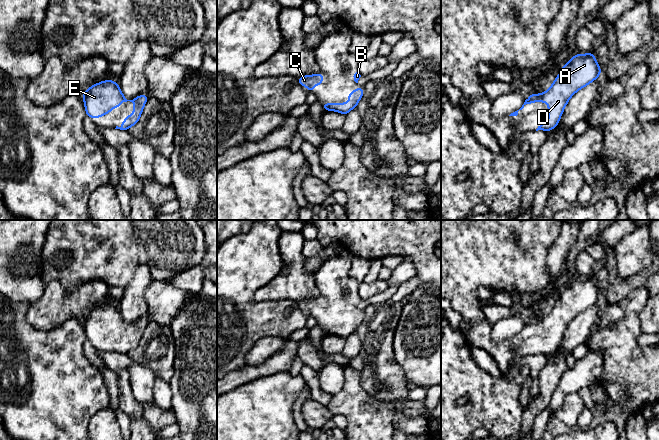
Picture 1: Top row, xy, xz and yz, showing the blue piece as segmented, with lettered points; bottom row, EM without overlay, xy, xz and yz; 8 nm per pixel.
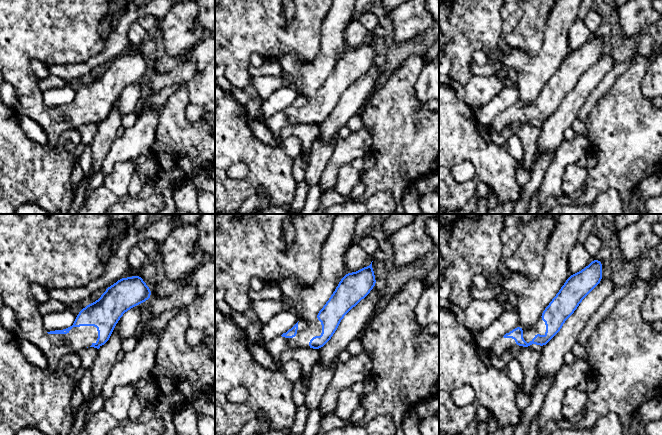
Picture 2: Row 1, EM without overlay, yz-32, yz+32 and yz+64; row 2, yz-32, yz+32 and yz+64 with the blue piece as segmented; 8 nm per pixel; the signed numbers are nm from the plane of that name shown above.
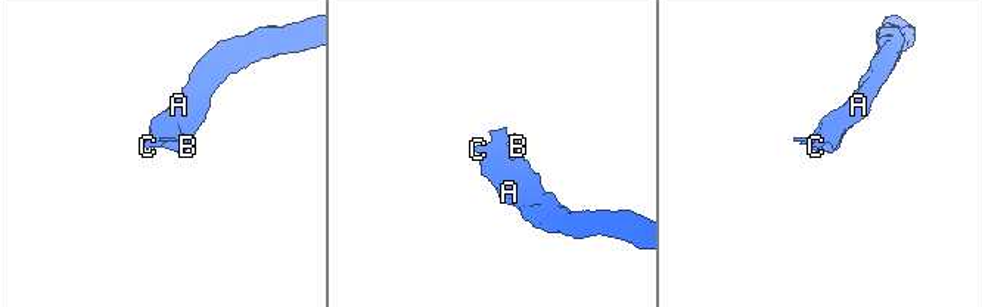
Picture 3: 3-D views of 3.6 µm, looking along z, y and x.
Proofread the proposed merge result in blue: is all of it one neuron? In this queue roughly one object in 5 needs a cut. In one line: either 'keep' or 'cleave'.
keep

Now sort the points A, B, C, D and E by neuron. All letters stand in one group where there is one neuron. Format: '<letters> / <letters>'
A B C D E

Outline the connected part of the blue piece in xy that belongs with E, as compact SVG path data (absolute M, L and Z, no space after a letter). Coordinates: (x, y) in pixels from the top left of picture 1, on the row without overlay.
M110 303L93 308L82 320L86 339L89 342L101 342L104 338L109 338L113 332L119 332L121 326L132 326L135 330L133 337L124 343L120 351L116 350L115 352L125 355L138 347L143 332L149 323L146 318L143 318L133 324L127 324L118 307Z

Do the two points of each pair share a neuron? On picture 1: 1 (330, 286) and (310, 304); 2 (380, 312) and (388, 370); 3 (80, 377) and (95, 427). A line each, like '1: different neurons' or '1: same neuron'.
1: same neuron
2: same neuron
3: different neurons

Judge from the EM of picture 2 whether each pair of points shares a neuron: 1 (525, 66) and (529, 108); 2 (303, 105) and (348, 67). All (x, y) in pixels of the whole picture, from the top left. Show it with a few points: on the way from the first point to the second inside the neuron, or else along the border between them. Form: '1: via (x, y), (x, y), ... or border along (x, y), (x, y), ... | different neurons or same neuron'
1: border along (538, 95), (534, 100), (522, 103) | different neurons
2: via (315, 104), (340, 79) | same neuron

